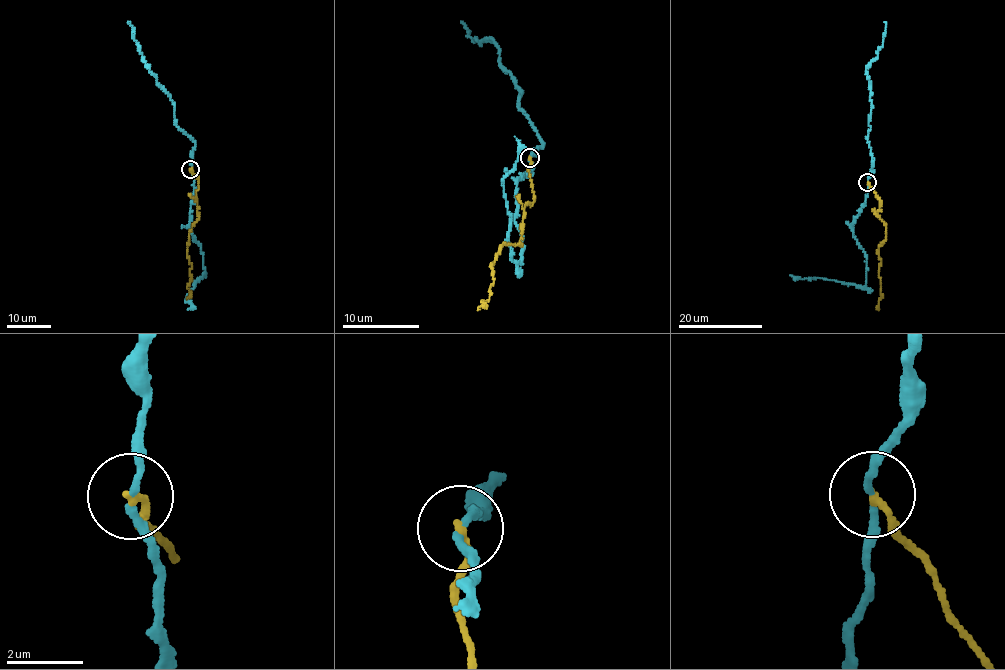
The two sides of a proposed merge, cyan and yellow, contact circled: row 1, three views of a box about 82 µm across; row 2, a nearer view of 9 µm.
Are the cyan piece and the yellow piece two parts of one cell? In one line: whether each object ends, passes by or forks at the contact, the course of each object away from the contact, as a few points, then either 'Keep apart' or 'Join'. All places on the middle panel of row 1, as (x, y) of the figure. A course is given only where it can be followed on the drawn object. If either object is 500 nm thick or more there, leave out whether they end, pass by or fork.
At the ring cyan passes by. At the ring yellow ends. Course of cyan: (529, 157), (530, 176), (520, 174), (515, 190), (521, 262), (512, 259), (503, 194), (518, 158), (514, 136). Course of yellow: (529, 157), (535, 199), (524, 211), (520, 245), (501, 246), (484, 308), (478, 310). Keep apart

